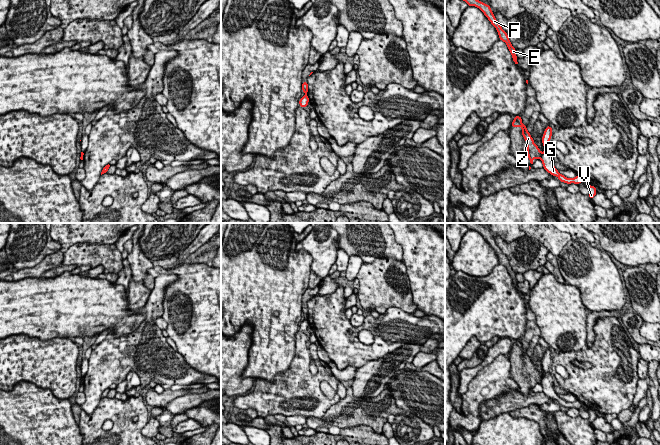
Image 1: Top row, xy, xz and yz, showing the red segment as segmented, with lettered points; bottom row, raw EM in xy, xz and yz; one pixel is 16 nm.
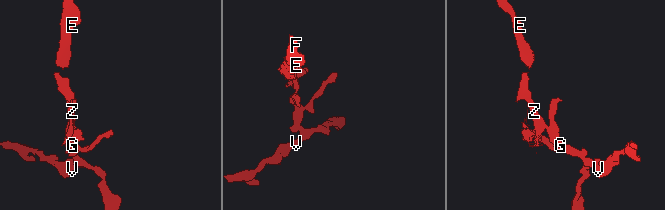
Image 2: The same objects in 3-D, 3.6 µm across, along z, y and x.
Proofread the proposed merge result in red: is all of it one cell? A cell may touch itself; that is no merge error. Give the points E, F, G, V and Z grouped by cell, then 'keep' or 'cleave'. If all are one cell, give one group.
E F Z / G V; cleave

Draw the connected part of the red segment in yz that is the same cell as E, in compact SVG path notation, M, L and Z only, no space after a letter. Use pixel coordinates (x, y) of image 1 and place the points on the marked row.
M463 0L463 1L465 1L468 4L468 6L475 6L484 13L484 15L488 18L488 20L491 22L491 24L496 28L498 35L499 35L499 40L502 40L503 42L506 43L506 45L512 55L513 62L515 64L518 64L518 62L517 62L518 58L516 56L516 49L512 46L507 33L502 29L502 27L496 20L495 15L493 14L492 10L491 10L491 7L479 0Z

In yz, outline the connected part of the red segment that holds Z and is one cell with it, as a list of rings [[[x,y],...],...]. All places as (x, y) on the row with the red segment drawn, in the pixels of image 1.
[[[515,116],[514,120],[512,121],[511,127],[518,127],[522,128],[521,134],[523,135],[526,146],[527,146],[527,156],[530,160],[530,163],[533,164],[533,159],[539,159],[542,155],[542,152],[539,150],[539,147],[534,143],[533,138],[531,137],[530,133],[528,132],[526,125],[522,124],[521,116]]]

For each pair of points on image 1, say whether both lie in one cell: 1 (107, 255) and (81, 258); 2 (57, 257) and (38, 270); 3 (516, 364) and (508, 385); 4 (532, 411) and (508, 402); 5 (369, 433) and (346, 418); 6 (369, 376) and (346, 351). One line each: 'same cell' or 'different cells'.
1: same cell
2: same cell
3: different cells
4: different cells
5: different cells
6: different cells

